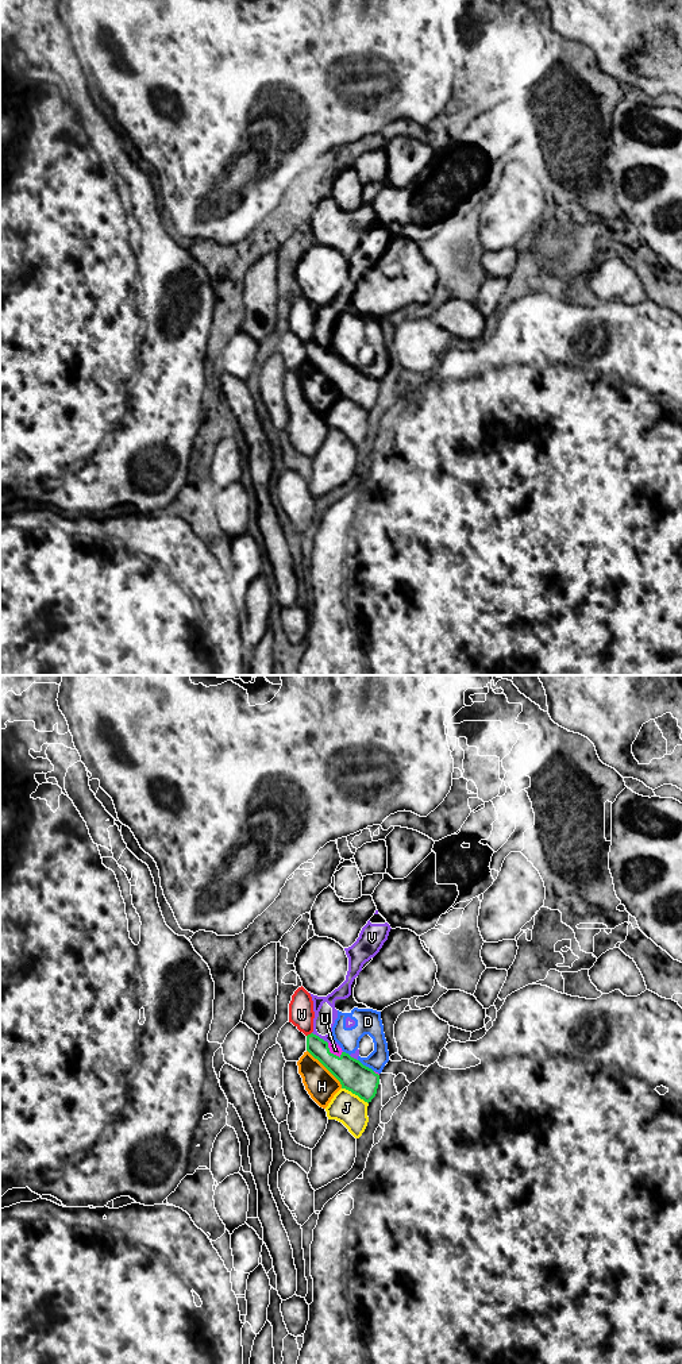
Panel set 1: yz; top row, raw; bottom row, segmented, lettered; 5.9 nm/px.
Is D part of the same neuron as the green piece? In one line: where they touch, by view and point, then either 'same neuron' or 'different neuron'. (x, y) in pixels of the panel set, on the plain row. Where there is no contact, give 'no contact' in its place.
meets green in yz at (365, 374); different neuron

